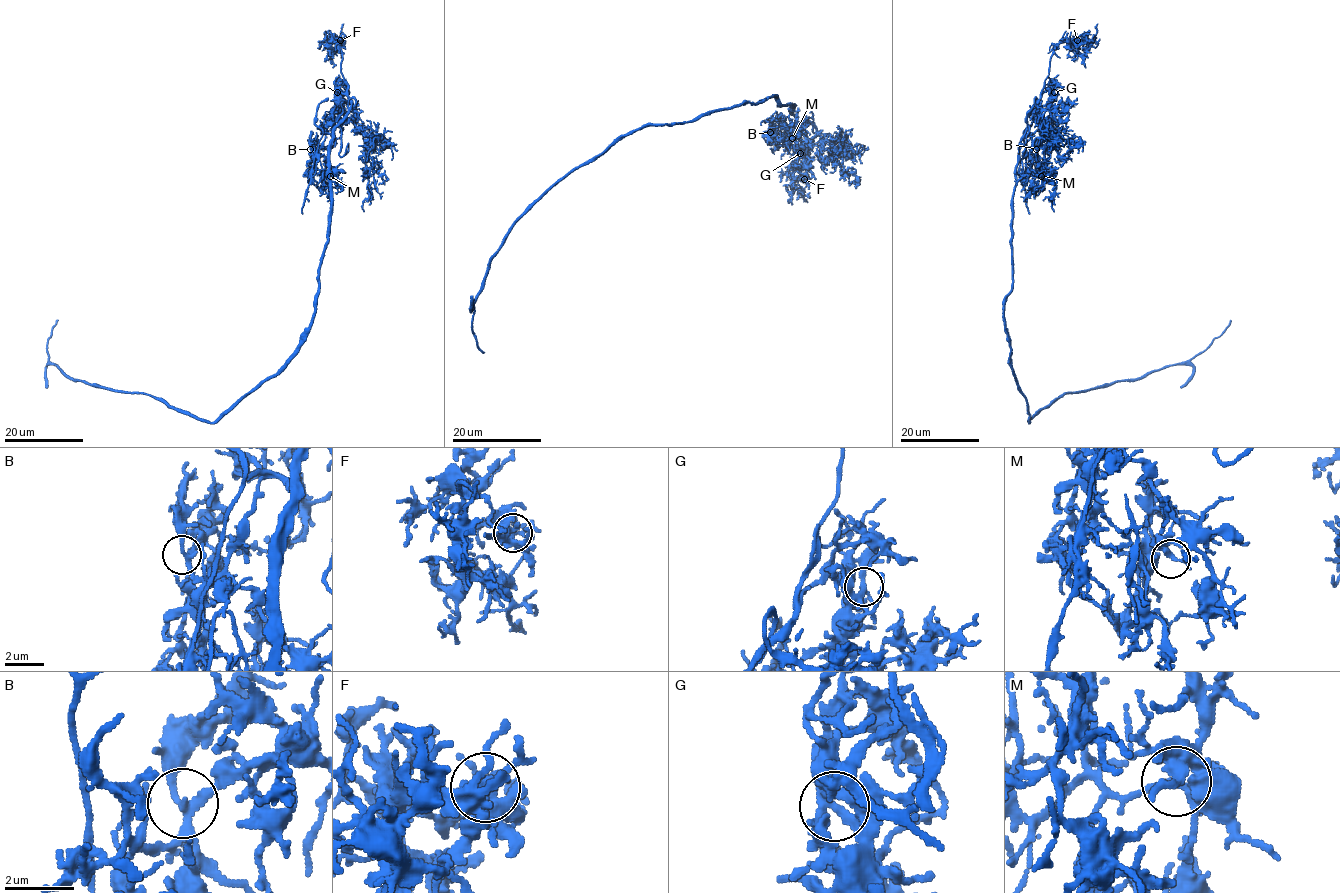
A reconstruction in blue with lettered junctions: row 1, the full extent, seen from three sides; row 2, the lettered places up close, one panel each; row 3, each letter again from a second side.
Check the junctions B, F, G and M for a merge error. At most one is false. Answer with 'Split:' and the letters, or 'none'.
Split: none

